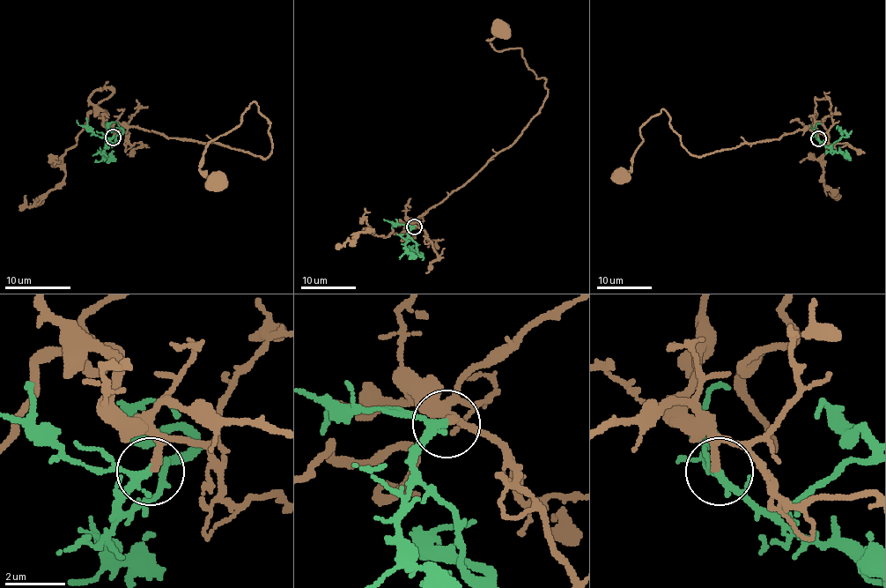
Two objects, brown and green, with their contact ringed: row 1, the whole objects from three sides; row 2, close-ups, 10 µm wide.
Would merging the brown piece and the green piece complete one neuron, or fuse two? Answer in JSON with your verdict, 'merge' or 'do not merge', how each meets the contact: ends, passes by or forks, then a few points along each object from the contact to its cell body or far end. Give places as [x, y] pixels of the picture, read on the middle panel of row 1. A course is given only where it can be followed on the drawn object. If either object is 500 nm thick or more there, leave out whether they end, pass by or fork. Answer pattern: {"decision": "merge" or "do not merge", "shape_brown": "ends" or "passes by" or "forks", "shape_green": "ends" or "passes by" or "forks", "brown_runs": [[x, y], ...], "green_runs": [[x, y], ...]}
{"decision": "merge", "shape_brown": "ends", "shape_green": "passes by", "brown_runs": [[415, 227], [507, 149], [547, 96], [546, 81], [536, 77], [520, 48], [493, 48], [488, 40], [500, 27]], "green_runs": [[415, 227], [409, 232], [417, 251], [411, 249], [420, 244]]}

